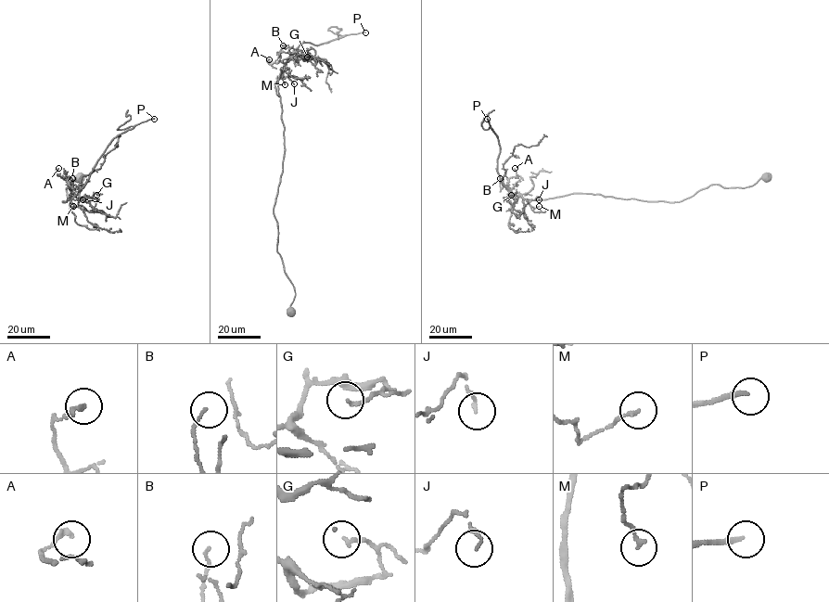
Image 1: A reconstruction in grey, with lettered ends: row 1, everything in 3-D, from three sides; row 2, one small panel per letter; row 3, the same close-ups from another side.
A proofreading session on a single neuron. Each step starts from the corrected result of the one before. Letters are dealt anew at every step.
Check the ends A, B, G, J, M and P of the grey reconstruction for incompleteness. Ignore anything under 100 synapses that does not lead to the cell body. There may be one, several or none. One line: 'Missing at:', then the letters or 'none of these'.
Missing at: P

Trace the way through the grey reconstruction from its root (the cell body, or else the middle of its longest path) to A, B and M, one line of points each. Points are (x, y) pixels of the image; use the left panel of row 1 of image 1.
A: (79, 177), (84, 186), (70, 184), (63, 202), (79, 190), (70, 188), (69, 176), (57, 175), (58, 168)
B: (79, 177), (84, 186), (70, 184), (63, 202), (79, 192), (69, 185), (72, 187), (72, 178)
M: (79, 177), (84, 186), (70, 184), (62, 201), (73, 193), (67, 199), (75, 196), (73, 206)

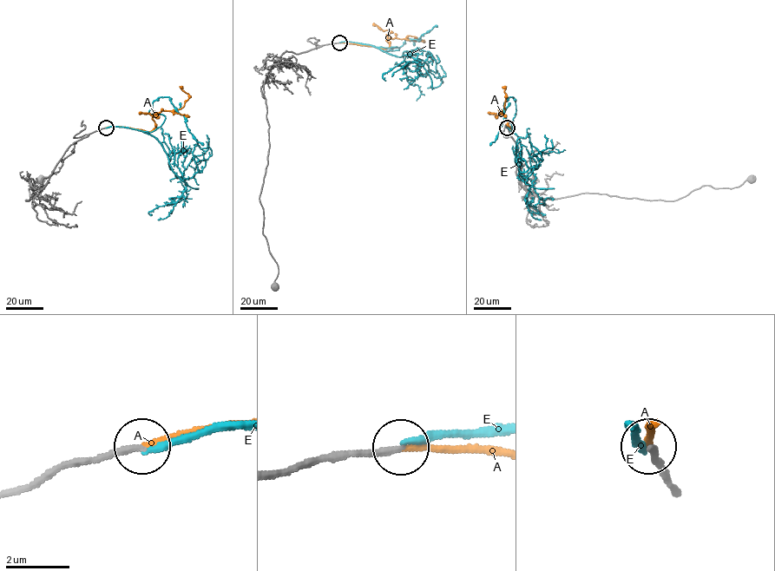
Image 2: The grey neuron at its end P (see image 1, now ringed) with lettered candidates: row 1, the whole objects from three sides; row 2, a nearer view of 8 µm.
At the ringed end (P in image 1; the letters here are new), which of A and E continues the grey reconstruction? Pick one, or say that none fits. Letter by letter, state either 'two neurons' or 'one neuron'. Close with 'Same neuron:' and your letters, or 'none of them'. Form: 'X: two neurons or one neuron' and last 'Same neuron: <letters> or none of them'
A: one neuron
E: two neurons
Same neuron: A

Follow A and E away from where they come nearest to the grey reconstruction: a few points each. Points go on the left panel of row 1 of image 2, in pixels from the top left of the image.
A: (106, 127), (125, 127), (152, 131), (155, 127), (154, 115), (184, 106), (188, 95), (180, 87)
E: (106, 127), (128, 127), (154, 136), (172, 170), (187, 185), (168, 164), (172, 153), (187, 152), (182, 150)

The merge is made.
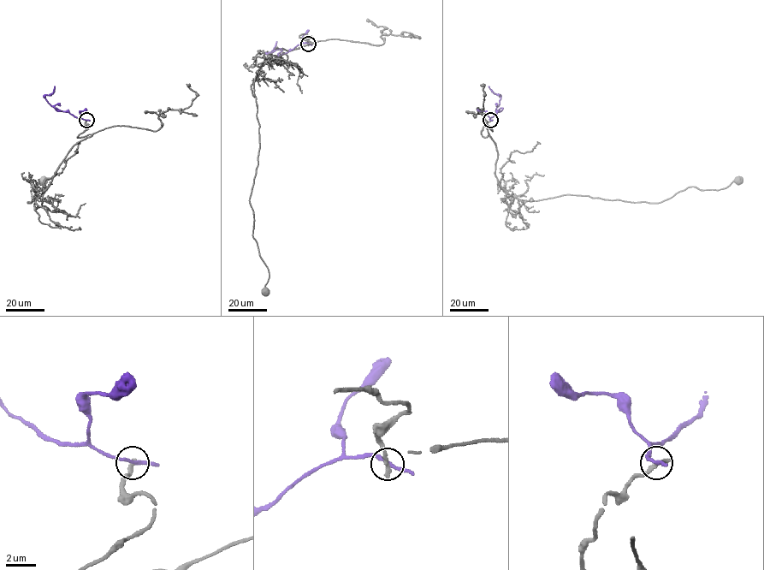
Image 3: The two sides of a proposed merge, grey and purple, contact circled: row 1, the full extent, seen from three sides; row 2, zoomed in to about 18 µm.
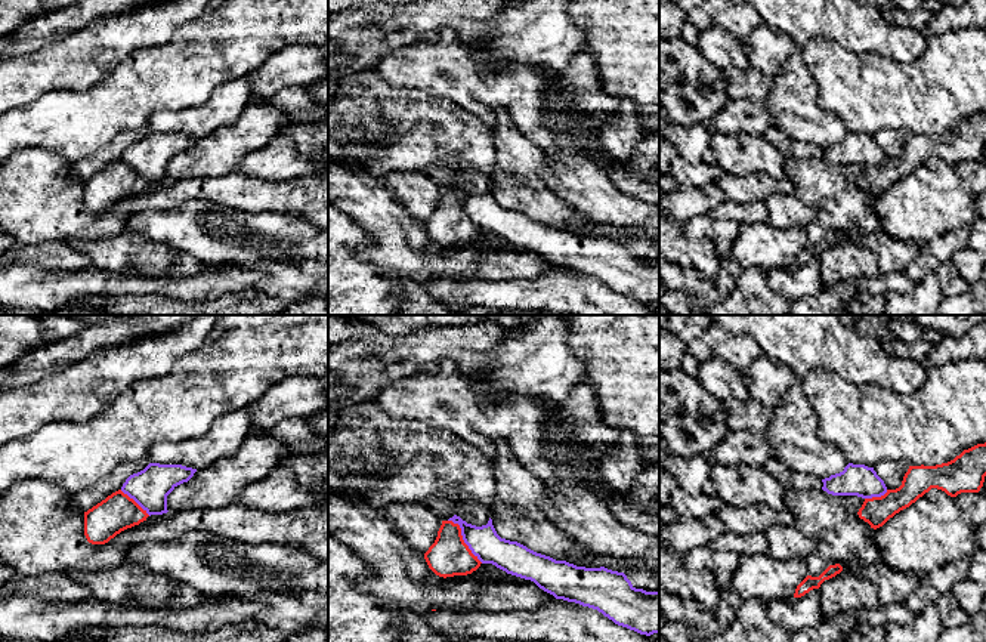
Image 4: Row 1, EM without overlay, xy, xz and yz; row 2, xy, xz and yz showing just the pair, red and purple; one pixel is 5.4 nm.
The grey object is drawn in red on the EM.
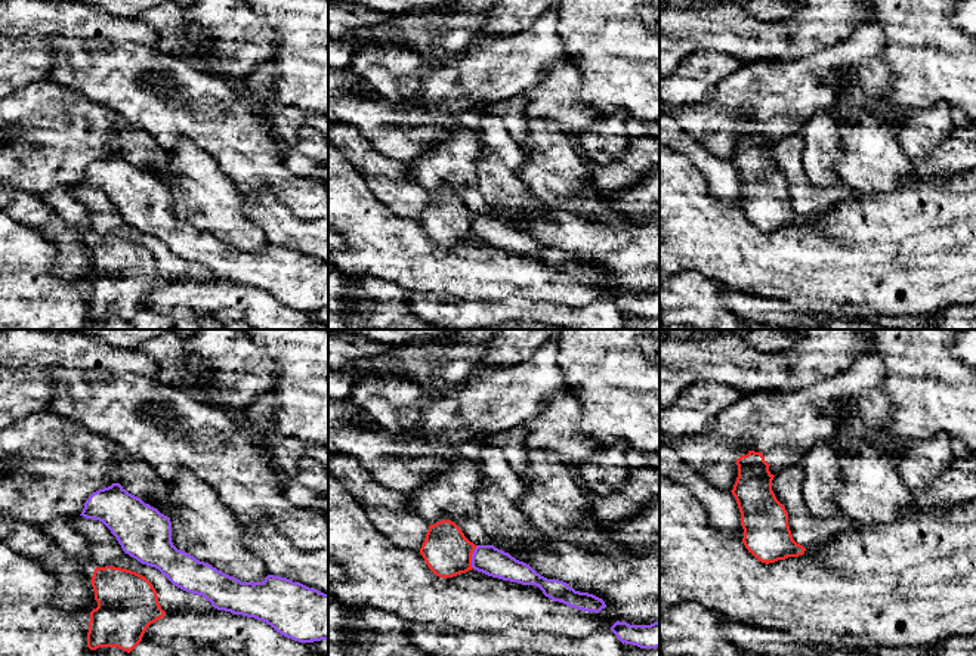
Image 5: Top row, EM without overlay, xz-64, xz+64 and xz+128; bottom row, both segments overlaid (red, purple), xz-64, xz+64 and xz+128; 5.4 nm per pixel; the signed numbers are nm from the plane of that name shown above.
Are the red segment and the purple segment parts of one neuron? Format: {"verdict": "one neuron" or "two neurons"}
{"verdict": "two neurons"}

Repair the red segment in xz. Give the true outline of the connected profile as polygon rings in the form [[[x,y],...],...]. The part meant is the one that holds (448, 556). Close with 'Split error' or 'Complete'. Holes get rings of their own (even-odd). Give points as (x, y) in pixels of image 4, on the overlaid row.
[[[442,521],[424,559],[429,568],[443,578],[472,574],[482,564],[464,543],[460,525],[452,521]]]. Complete

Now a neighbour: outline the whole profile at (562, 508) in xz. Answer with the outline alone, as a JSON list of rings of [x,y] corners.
[[[553,451],[559,490],[547,490],[541,509],[560,530],[594,553],[639,561],[659,550],[659,535],[639,533],[619,522],[594,491],[587,490]]]

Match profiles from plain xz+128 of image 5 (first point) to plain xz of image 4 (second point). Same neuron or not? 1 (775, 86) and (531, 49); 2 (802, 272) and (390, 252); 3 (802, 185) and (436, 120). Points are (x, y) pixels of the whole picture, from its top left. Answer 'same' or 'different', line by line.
1: same
2: same
3: same

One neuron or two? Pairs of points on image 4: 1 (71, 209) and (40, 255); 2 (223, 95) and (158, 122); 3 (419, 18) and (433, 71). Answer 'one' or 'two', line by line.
1: two
2: one
3: two

